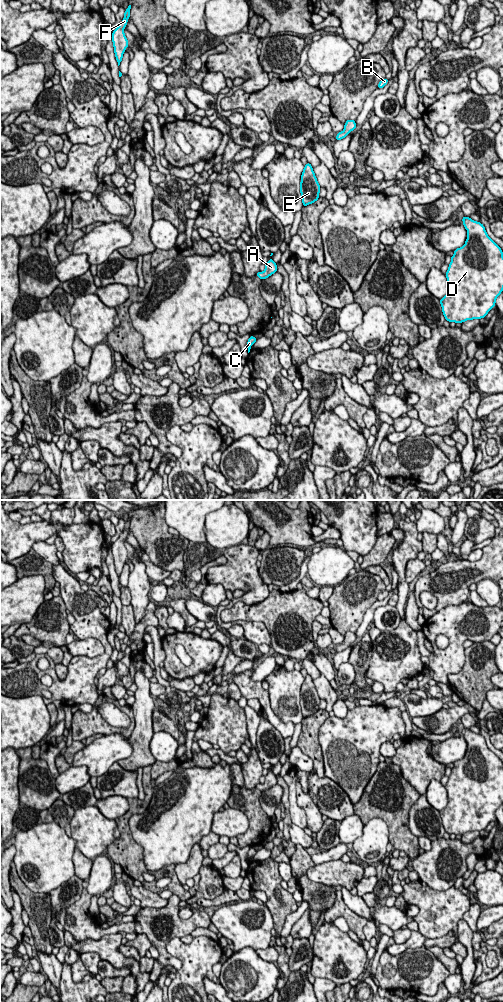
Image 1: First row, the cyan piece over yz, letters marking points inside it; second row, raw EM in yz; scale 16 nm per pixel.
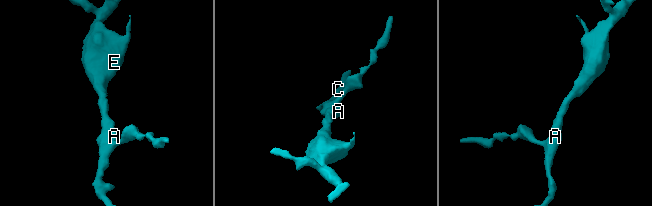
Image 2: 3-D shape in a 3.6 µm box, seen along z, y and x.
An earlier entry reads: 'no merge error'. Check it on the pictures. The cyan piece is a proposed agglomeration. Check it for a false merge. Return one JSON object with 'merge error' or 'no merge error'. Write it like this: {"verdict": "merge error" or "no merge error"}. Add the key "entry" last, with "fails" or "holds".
{"verdict": "no merge error", "entry": "holds"}

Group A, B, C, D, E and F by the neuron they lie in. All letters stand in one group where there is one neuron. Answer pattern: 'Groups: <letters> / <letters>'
Groups: A B C D E F

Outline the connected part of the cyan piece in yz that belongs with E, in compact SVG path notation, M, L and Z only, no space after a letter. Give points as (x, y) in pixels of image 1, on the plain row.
M307 674L301 686L300 705L303 719L319 711L320 697L317 693L313 679Z

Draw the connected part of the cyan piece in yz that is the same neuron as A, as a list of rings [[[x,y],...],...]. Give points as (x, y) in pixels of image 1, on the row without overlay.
[[[271,770],[268,772],[268,774],[265,776],[265,782],[263,784],[257,784],[256,788],[259,789],[261,792],[264,792],[277,784],[277,776],[273,773]]]

